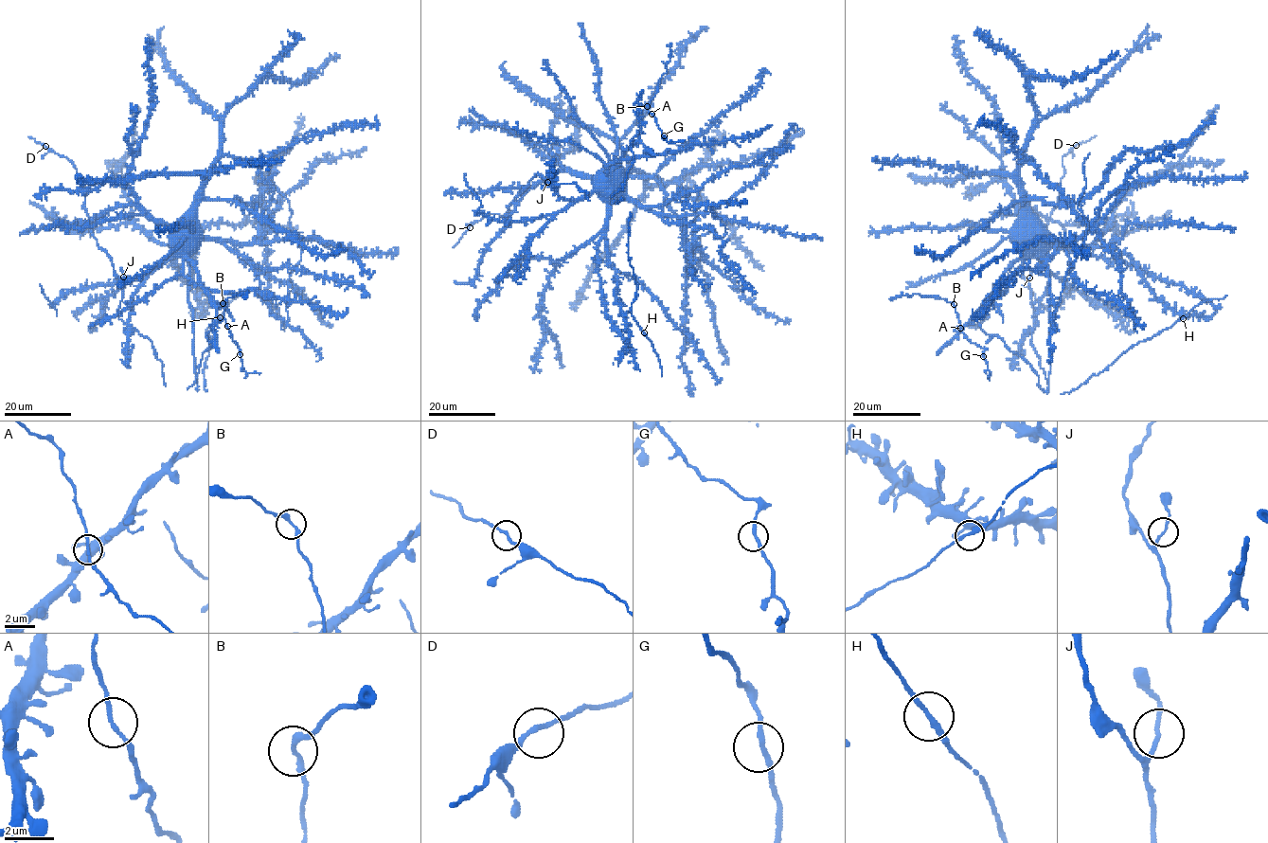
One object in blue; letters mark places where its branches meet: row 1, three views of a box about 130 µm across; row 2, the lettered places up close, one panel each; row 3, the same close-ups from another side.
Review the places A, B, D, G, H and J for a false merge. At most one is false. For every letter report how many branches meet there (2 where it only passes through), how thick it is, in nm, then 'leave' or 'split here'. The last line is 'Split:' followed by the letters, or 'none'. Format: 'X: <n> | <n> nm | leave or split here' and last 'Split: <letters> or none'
A: 2 | 160 nm | leave
B: 2 | 240 nm | leave
D: 2 | 170 nm | leave
G: 2 | 190 nm | leave
H: 2 | 240 nm | leave
J: 2 | 150 nm | leave
Split: none

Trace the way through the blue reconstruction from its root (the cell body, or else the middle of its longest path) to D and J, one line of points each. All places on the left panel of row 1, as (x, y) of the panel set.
D: (187, 229), (157, 225), (135, 206), (113, 206), (97, 217), (89, 217), (84, 182), (74, 164), (45, 146)
J: (187, 229), (171, 242), (171, 255), (133, 295), (126, 324), (117, 311), (123, 277)

